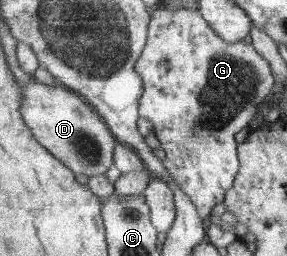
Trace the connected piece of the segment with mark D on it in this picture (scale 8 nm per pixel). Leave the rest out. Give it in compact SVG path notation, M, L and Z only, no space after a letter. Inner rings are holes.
M34 82L22 85L22 115L28 121L36 139L48 148L66 167L76 174L94 176L105 174L115 166L116 144L111 128L102 119L95 107L80 93L64 85L50 86Z

